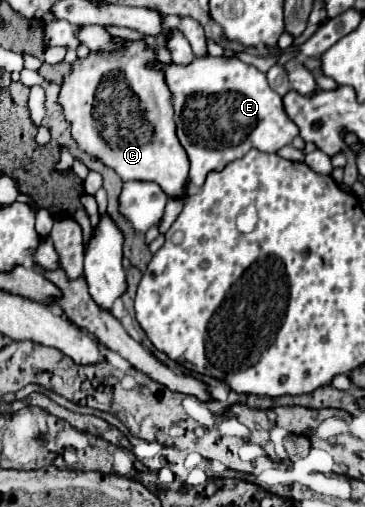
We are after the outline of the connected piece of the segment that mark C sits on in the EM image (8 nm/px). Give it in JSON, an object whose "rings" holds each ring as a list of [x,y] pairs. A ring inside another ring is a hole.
{"rings":[[[117,39],[117,43],[125,43],[125,49],[119,53],[95,53],[87,59],[79,59],[73,65],[73,73],[61,83],[59,103],[65,109],[65,117],[71,123],[71,131],[75,141],[83,151],[101,159],[107,167],[115,169],[123,181],[153,181],[161,185],[161,191],[169,199],[187,199],[189,197],[189,159],[185,149],[181,147],[175,135],[173,121],[173,105],[171,93],[163,79],[161,71],[149,69],[147,63],[155,59],[155,53],[149,51],[143,41],[125,41]]]}

